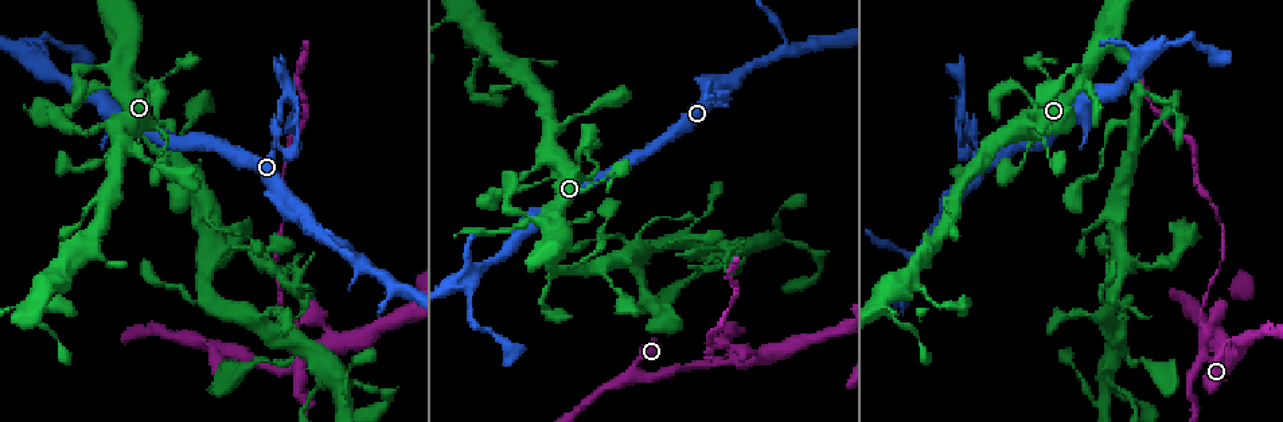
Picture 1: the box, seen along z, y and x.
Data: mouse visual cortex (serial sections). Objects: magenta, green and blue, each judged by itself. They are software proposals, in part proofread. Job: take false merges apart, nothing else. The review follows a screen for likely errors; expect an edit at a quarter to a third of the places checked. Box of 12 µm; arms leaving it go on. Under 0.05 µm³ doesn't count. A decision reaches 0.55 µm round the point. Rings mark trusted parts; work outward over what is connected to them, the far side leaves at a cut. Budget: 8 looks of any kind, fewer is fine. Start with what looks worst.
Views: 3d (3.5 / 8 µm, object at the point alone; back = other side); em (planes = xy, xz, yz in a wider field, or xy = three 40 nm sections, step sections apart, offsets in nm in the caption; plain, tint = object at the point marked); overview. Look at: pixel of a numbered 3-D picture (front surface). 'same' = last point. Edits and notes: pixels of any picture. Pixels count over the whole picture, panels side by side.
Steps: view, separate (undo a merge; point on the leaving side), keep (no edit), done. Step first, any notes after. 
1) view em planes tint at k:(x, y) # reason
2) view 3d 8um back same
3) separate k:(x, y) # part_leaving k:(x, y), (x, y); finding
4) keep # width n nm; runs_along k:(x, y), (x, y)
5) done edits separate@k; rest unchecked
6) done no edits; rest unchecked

view 3d 8um at 1:(293, 126) # thin neck

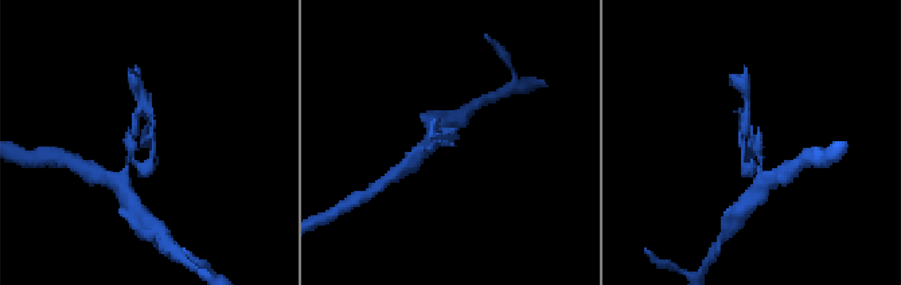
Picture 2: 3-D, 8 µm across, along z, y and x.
view em xy step 5 tint at 2:(447, 140)

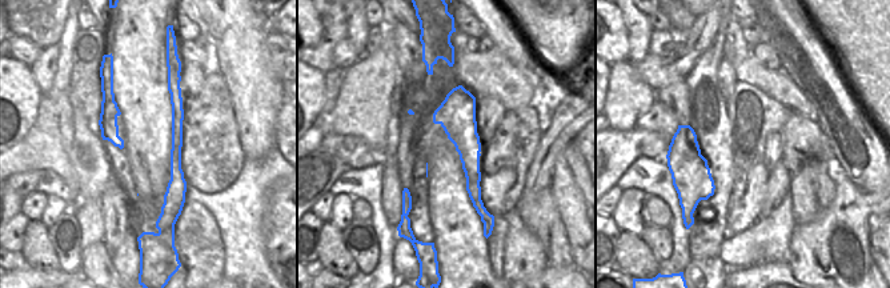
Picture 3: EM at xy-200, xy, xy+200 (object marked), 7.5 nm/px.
separate 2:(742, 125) # width 280 nm; part_leaving 2:(752, 140), (747, 118), (748, 94); two cells meet here

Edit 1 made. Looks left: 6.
view overview # see it whole again

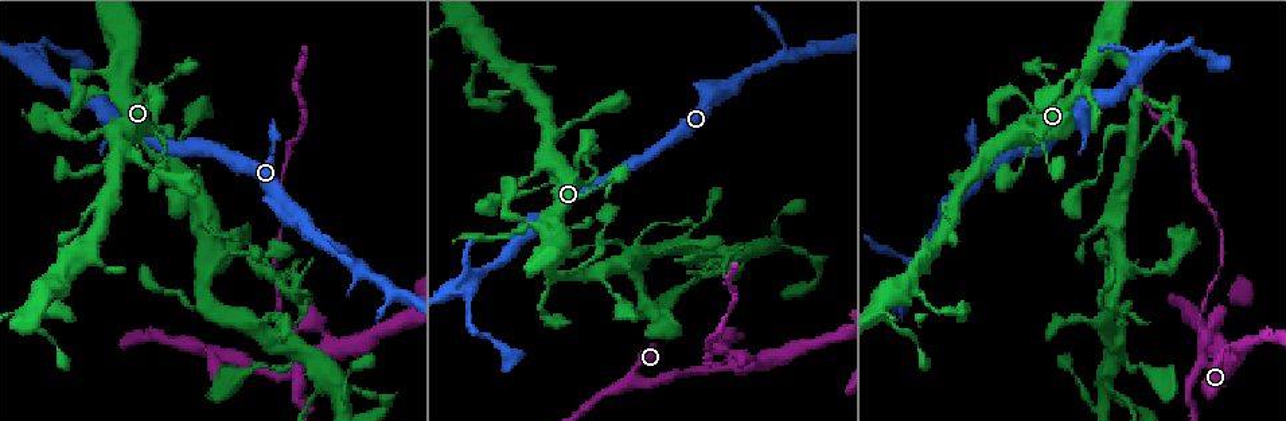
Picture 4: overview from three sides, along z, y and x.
view 3d 3.5um at 4:(1134, 131) # two arms in line, one across

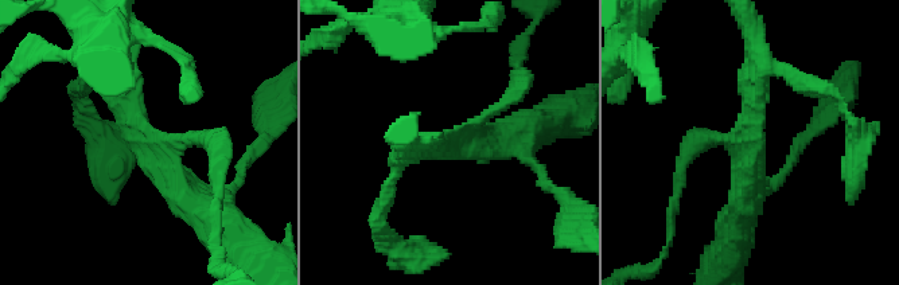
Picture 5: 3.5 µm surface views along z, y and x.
view em xy step 3 tint at 5:(751, 143) # need the tissue

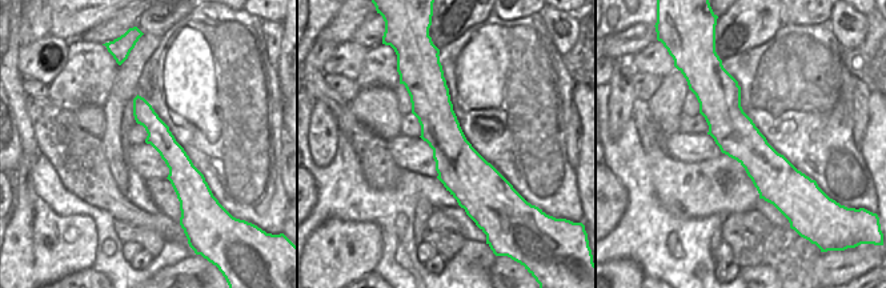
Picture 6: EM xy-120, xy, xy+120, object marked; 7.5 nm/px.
keep # width 360 nm; runs_along 6:(436, 72), (470, 207); one cell here

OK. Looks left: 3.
view 3d 3.5um at 4:(299, 297) # sharp bend

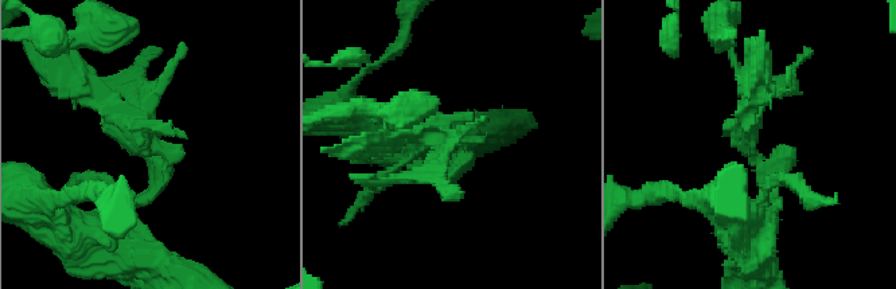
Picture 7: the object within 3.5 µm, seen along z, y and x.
view em planes tint at 7:(458, 146) # need the tissue

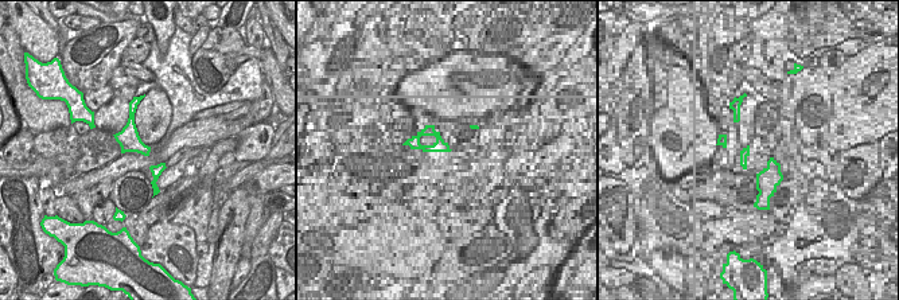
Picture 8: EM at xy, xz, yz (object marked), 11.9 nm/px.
view em xy step 2 tint same # another direction

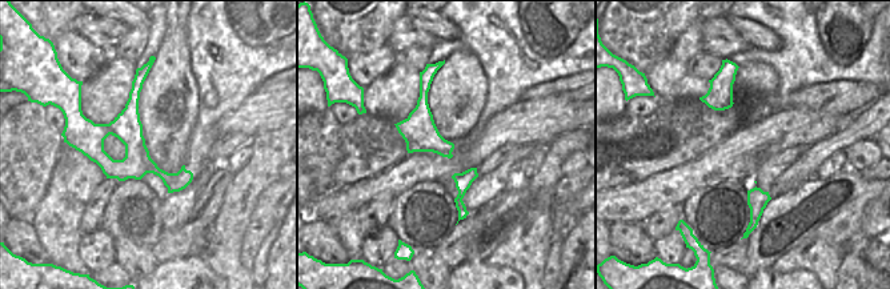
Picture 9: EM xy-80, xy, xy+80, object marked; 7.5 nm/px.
keep # width 260 nm; runs_along 7:(129, 200), (159, 184), (167, 155), (85, 89); one cell here

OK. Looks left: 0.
done edits separate@2; rest unchecked

